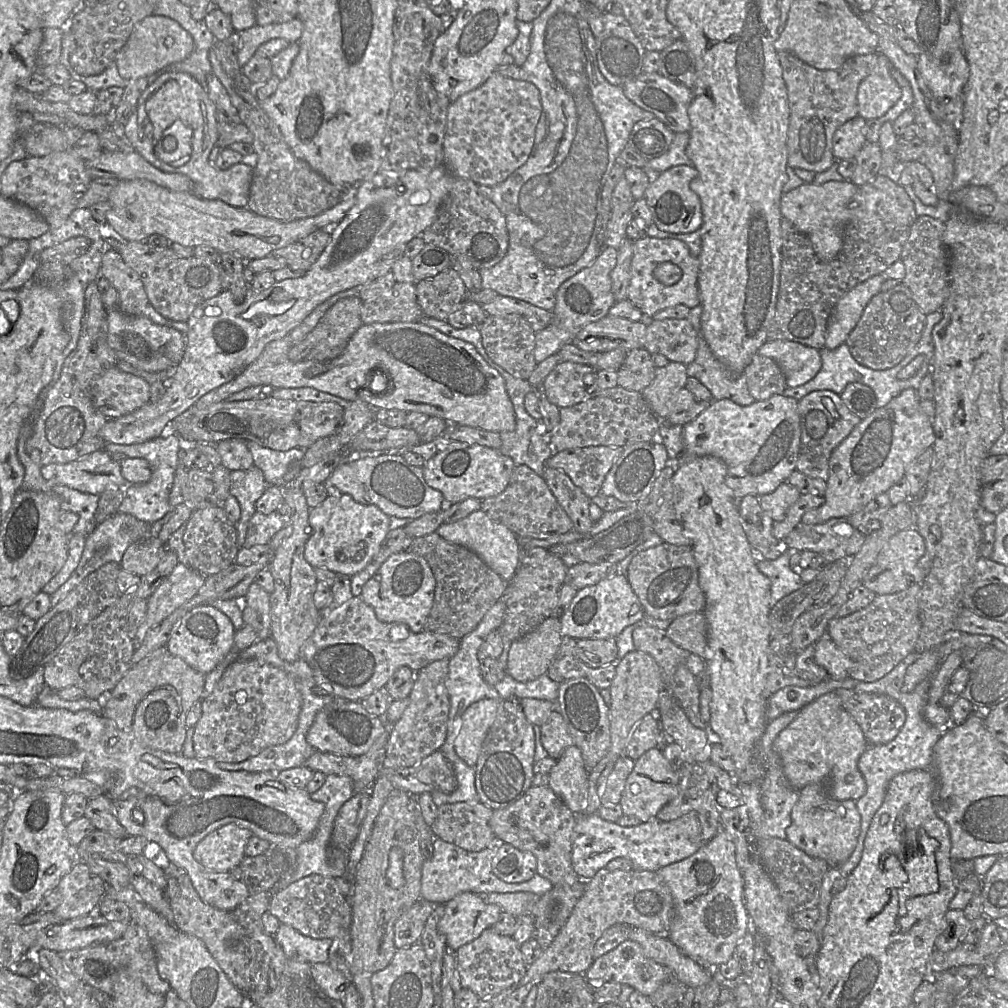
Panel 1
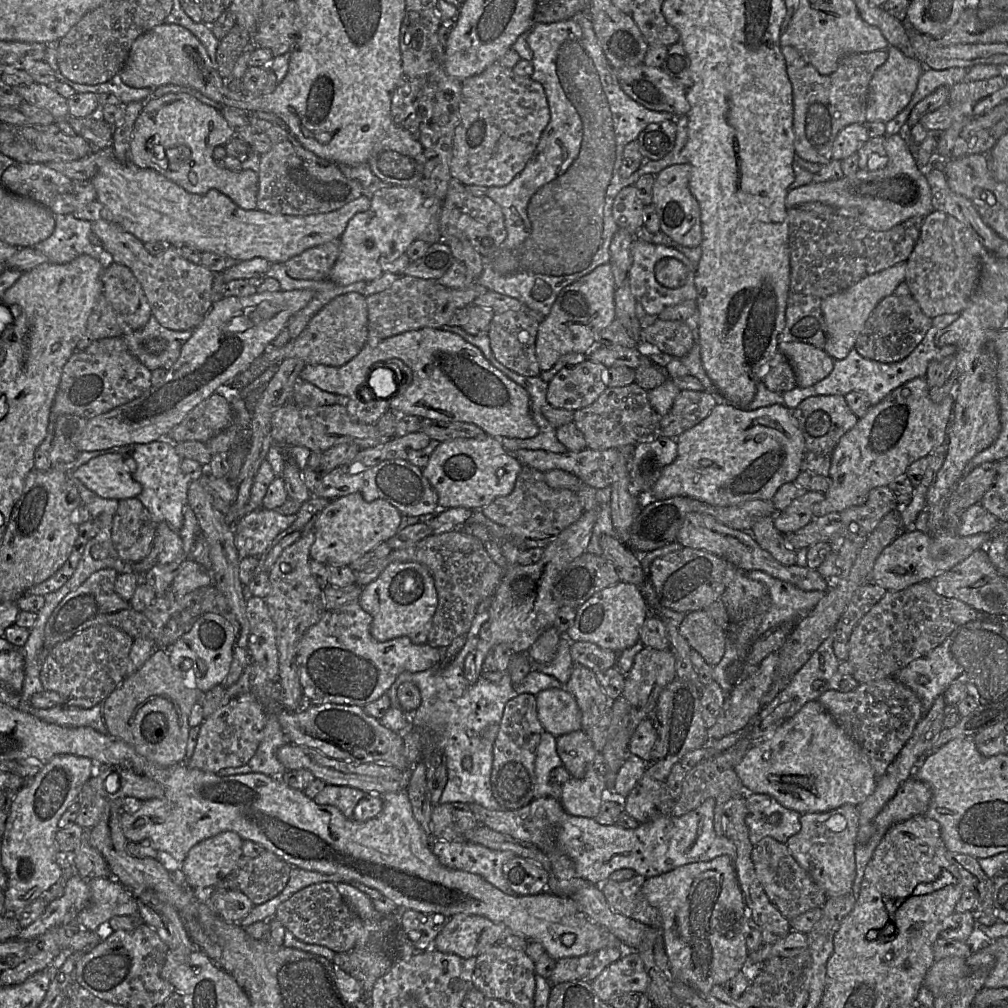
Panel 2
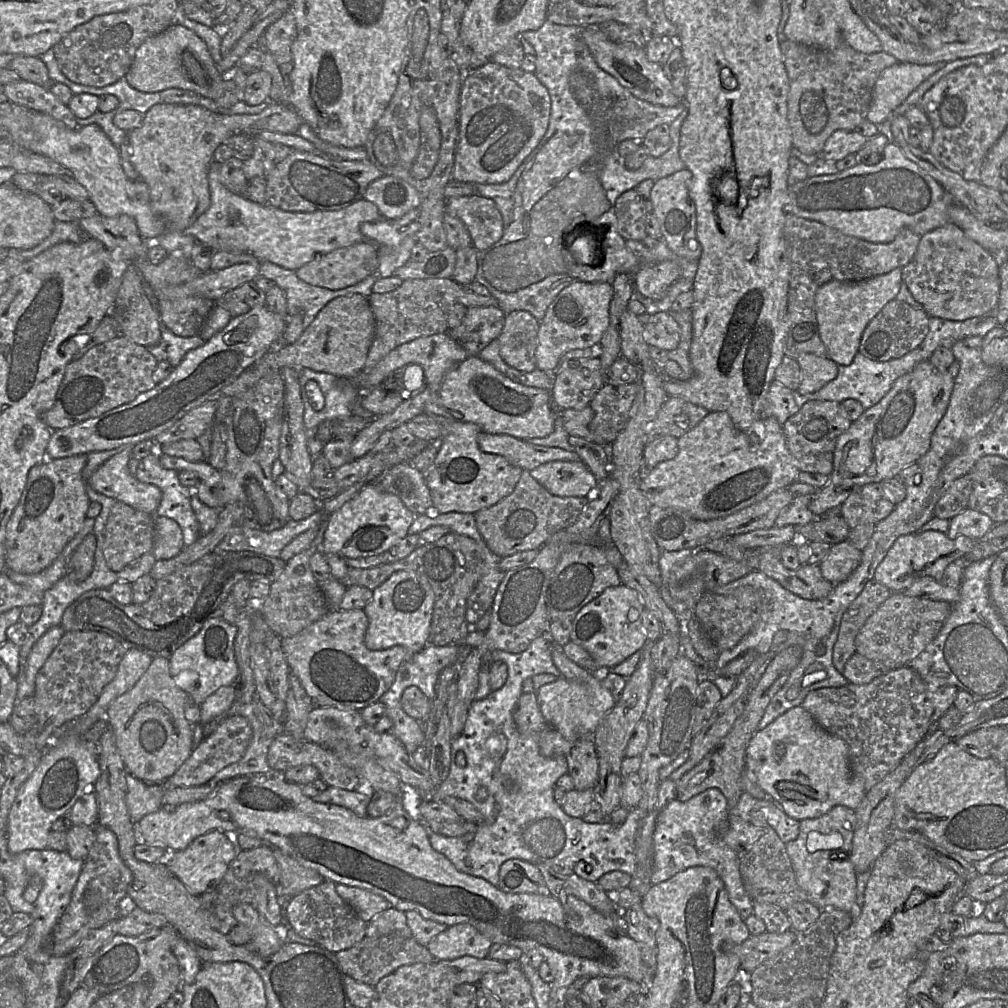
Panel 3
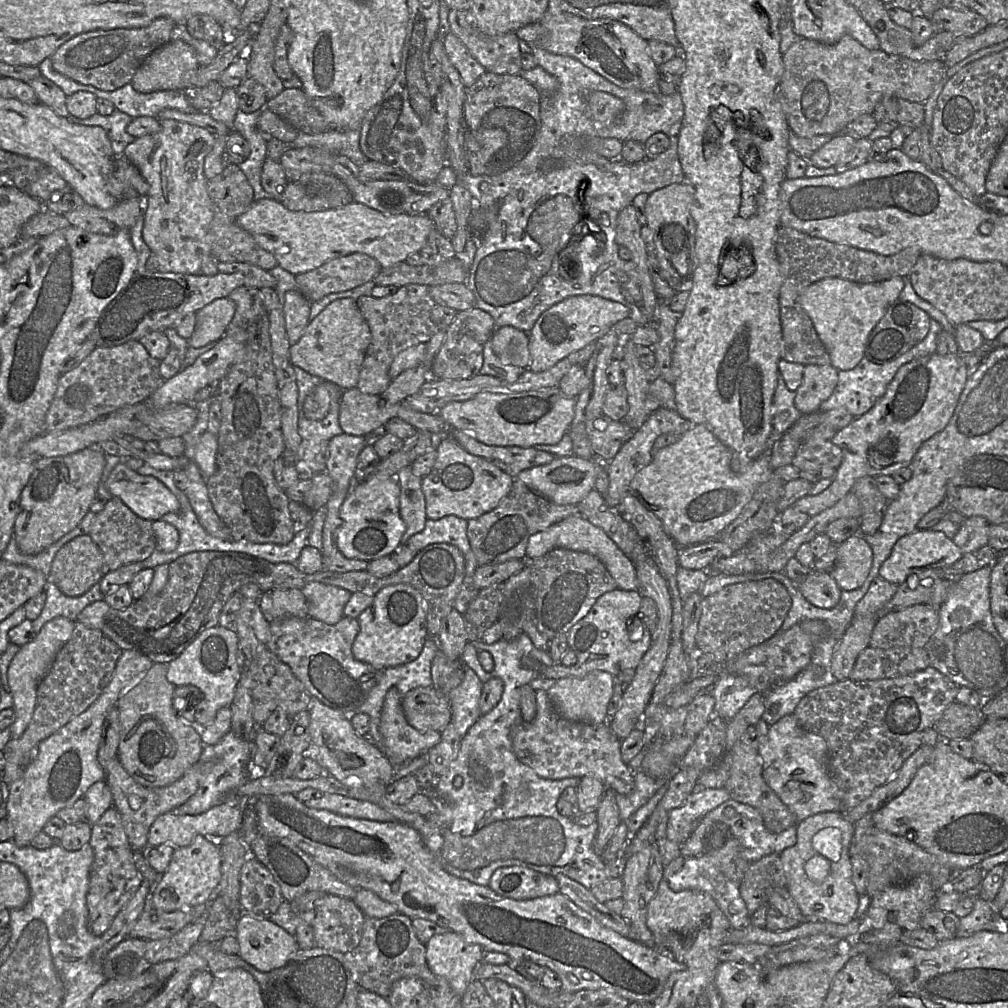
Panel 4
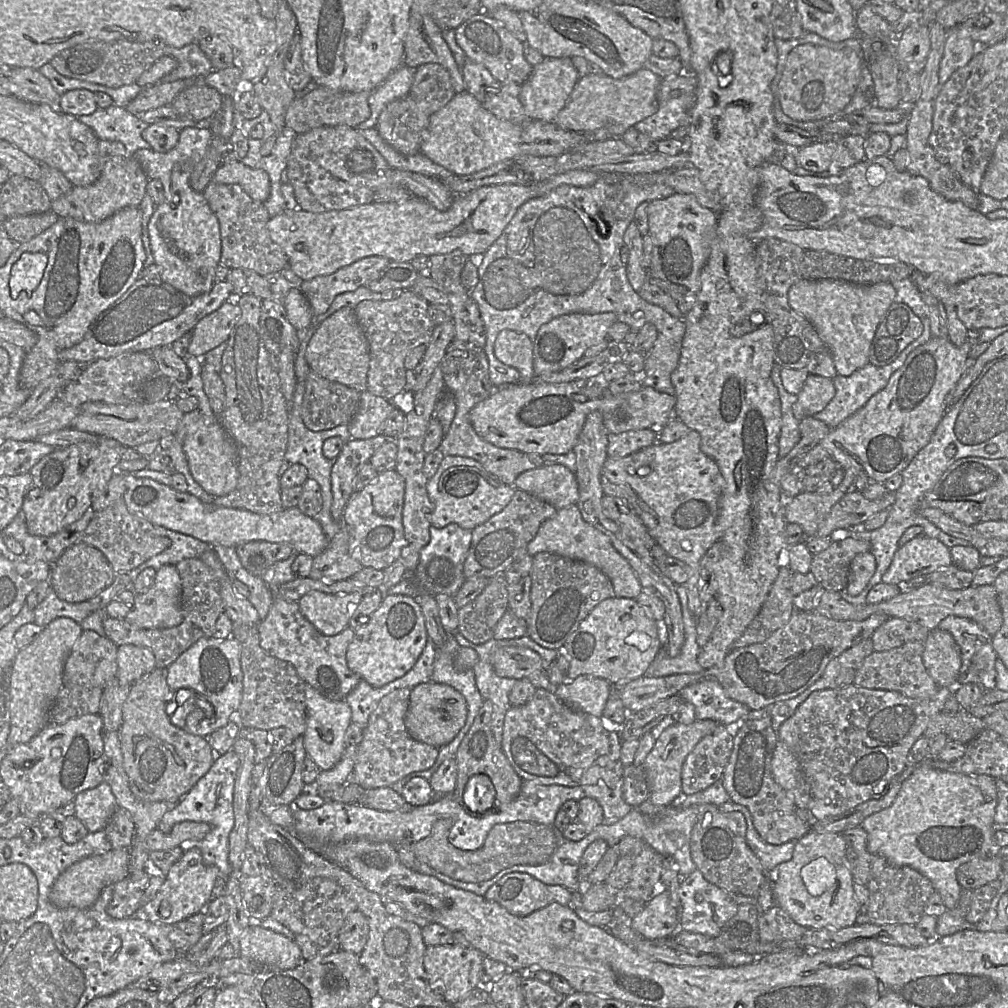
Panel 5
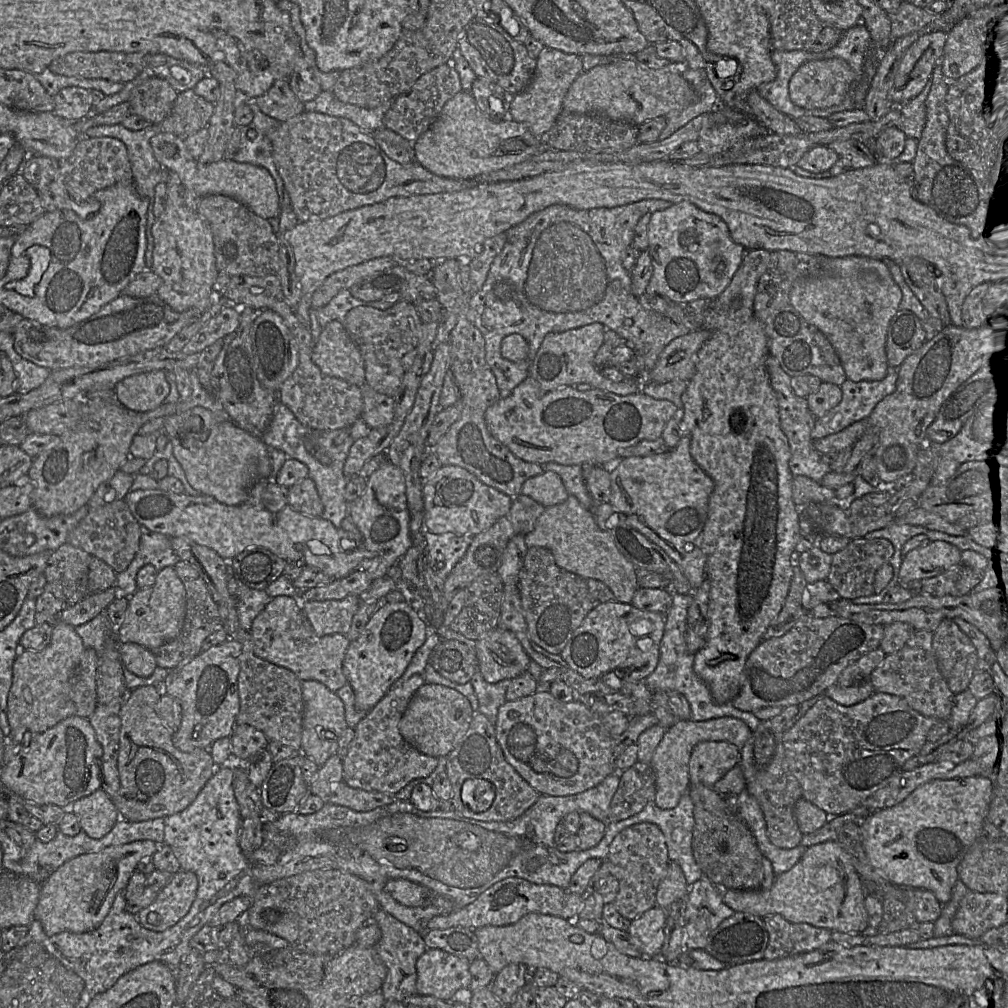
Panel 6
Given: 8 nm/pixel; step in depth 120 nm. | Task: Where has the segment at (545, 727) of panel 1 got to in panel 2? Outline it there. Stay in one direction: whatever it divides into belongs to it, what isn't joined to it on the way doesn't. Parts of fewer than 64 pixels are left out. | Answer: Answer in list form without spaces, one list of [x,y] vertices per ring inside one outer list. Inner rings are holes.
[[[583,730],[556,737],[556,752],[570,777],[581,779],[587,770],[599,763],[599,753]]]

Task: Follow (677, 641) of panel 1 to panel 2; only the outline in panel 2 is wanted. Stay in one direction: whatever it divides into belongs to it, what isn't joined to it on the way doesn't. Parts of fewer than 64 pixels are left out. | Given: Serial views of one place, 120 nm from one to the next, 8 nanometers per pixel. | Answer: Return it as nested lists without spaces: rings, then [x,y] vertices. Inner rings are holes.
[[[705,609],[687,612],[678,625],[678,631],[688,642],[690,648],[703,657],[705,663],[714,666],[722,659],[727,644],[726,630],[720,627]]]

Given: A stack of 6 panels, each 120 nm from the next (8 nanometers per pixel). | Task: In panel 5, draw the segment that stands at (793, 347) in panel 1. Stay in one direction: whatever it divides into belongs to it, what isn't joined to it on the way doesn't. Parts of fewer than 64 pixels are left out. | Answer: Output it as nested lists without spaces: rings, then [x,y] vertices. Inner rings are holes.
[[[809,374],[797,400],[793,404],[793,414],[799,421],[822,411],[835,396],[833,379]]]

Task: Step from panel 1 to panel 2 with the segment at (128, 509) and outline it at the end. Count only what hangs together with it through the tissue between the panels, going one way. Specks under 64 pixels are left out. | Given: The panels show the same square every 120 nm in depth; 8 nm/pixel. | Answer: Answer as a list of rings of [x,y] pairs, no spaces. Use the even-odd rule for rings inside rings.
[[[165,436],[164,439],[147,444],[132,445],[134,450],[132,457],[138,465],[133,479],[142,486],[141,493],[137,499],[148,509],[152,520],[159,524],[166,522],[176,532],[184,524],[184,510],[188,506],[188,487],[191,479],[181,469],[182,457],[175,449],[174,440]]]

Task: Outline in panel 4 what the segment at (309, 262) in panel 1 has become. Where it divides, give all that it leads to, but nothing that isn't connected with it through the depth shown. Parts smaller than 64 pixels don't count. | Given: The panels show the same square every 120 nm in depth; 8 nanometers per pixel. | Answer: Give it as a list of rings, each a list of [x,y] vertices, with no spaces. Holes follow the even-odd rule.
[[[355,252],[332,259],[311,271],[296,275],[298,290],[311,302],[328,294],[351,290],[371,281],[382,269],[372,256]]]

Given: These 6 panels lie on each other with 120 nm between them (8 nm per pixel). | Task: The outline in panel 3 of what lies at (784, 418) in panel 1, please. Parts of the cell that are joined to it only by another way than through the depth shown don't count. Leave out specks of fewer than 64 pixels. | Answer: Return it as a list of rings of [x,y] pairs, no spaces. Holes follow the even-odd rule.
[[[709,412],[694,428],[692,428],[687,433],[683,434],[681,437],[678,438],[677,446],[678,453],[673,459],[659,463],[651,471],[643,475],[640,481],[640,489],[651,506],[655,505],[660,507],[678,508],[688,513],[693,518],[700,520],[710,520],[730,515],[755,502],[766,498],[775,490],[787,488],[790,484],[796,481],[798,472],[800,471],[798,468],[798,460],[795,459],[789,452],[786,445],[786,439],[783,433],[783,428],[775,417],[768,417],[756,420],[747,430],[739,430],[734,426],[727,412]],[[749,435],[756,435],[758,437],[758,442],[752,442]]]

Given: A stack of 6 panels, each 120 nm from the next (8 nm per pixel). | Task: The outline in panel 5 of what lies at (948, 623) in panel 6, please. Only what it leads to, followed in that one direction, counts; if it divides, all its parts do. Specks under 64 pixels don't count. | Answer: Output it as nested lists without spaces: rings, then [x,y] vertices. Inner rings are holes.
[[[938,627],[930,631],[925,642],[923,662],[939,687],[955,688],[962,660],[960,648],[949,632]]]

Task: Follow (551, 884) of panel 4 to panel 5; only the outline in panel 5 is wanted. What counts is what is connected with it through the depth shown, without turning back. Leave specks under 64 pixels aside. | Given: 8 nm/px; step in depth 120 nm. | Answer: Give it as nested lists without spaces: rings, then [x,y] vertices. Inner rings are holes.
[[[511,872],[494,883],[483,896],[515,916],[527,916],[551,903],[573,905],[573,892],[561,885],[547,885],[527,873]]]

